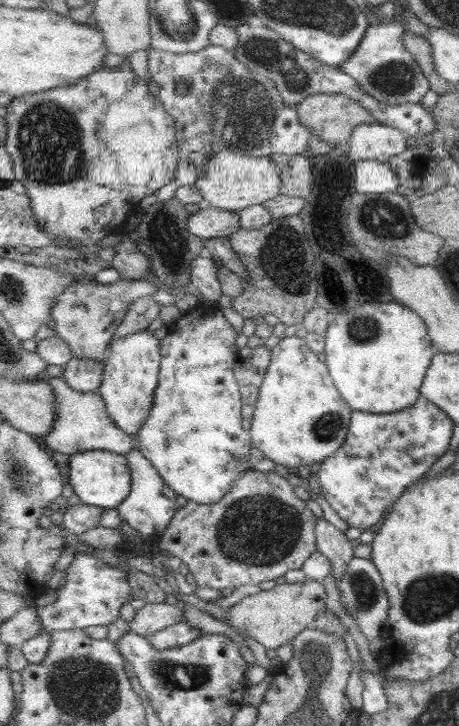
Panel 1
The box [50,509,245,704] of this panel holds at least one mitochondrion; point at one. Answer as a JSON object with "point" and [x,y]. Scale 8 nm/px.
{"point":[177,675]}

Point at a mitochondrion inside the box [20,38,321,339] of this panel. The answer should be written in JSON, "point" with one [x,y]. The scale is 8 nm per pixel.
{"point":[243,109]}

